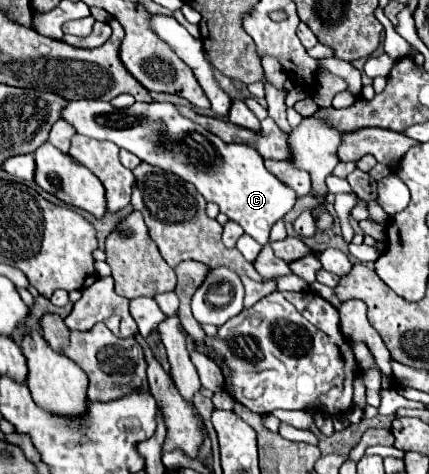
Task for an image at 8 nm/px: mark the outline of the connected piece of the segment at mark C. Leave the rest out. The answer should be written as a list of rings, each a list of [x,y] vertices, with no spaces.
[[[77,100],[77,102],[67,102],[67,106],[61,112],[63,120],[69,120],[69,124],[77,130],[77,134],[95,138],[95,140],[109,140],[115,142],[119,148],[125,148],[127,152],[133,152],[137,158],[151,166],[159,166],[163,170],[175,172],[179,178],[191,182],[199,194],[205,196],[207,202],[215,202],[219,210],[233,222],[237,222],[245,234],[255,238],[259,244],[267,244],[269,240],[269,230],[271,226],[285,216],[295,204],[295,192],[281,184],[273,174],[269,174],[263,166],[263,158],[259,156],[257,150],[249,148],[247,144],[227,144],[209,130],[201,128],[199,124],[183,118],[177,108],[169,102],[135,102],[129,108],[117,110],[109,102],[101,100]]]

